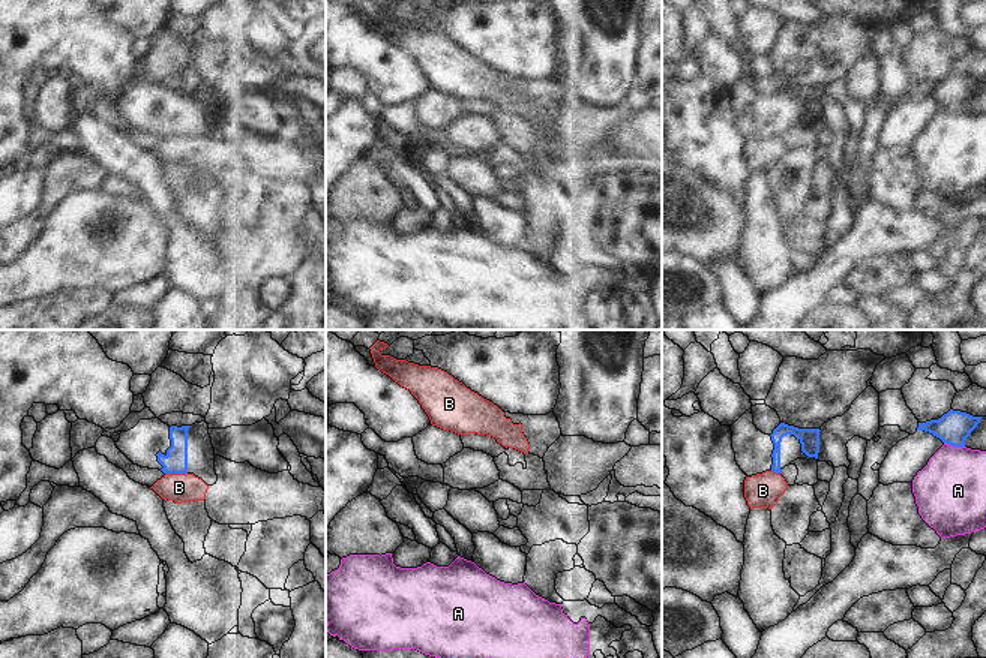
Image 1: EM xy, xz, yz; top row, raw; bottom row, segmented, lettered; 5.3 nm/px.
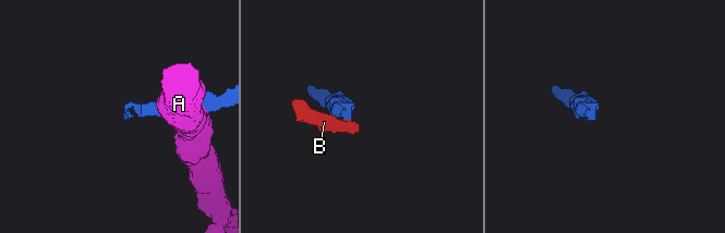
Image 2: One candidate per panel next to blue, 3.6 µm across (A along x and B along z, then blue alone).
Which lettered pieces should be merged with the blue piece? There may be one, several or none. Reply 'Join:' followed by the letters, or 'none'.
Join: none.

